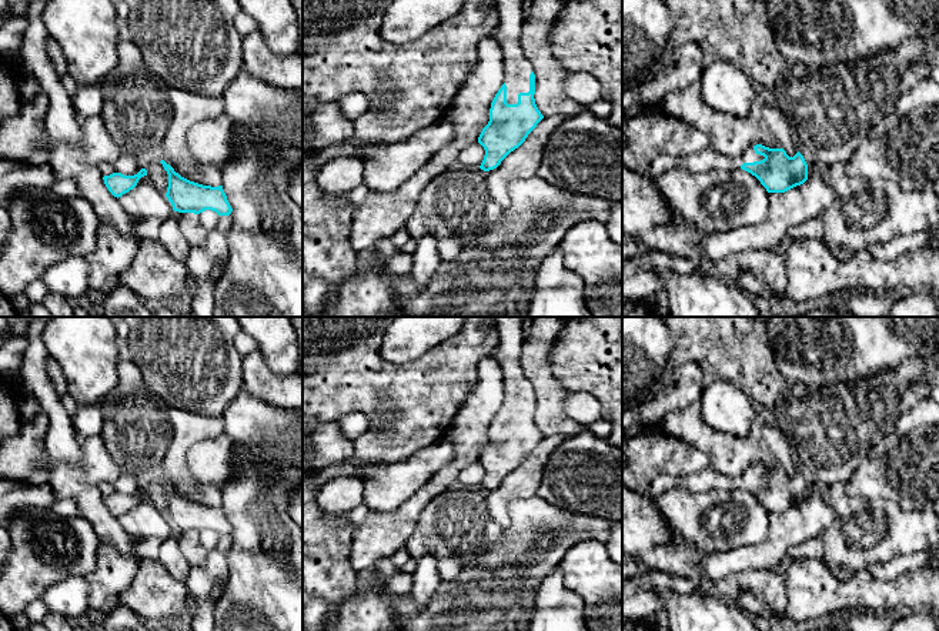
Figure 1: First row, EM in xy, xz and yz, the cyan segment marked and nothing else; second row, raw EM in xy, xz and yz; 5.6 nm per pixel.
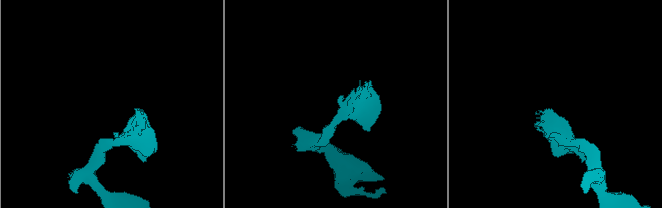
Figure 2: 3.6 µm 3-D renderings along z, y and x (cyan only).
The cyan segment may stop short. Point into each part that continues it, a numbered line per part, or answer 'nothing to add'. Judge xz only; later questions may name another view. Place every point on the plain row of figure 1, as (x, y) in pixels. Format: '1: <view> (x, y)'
1: xz (517, 389)

